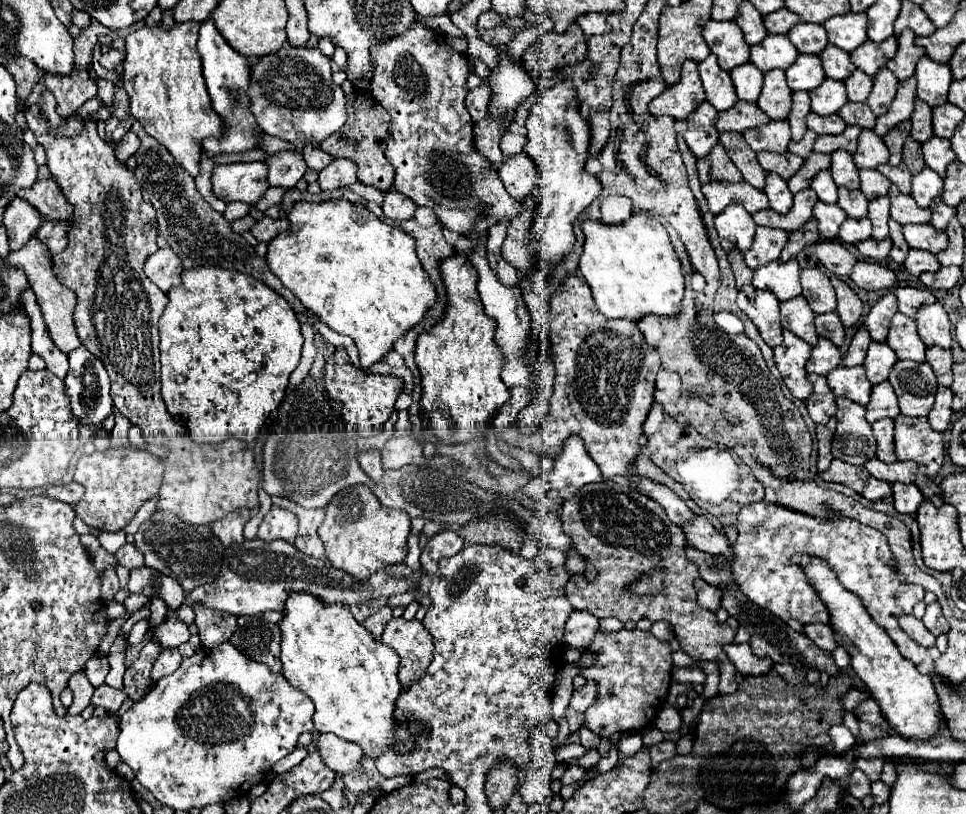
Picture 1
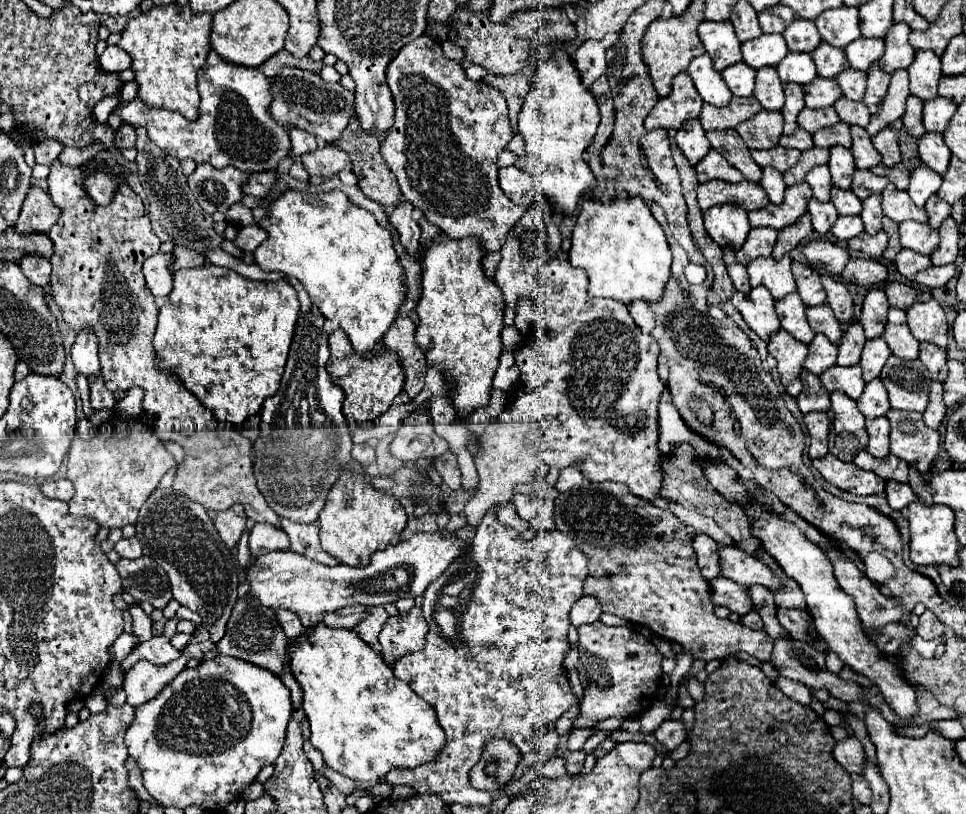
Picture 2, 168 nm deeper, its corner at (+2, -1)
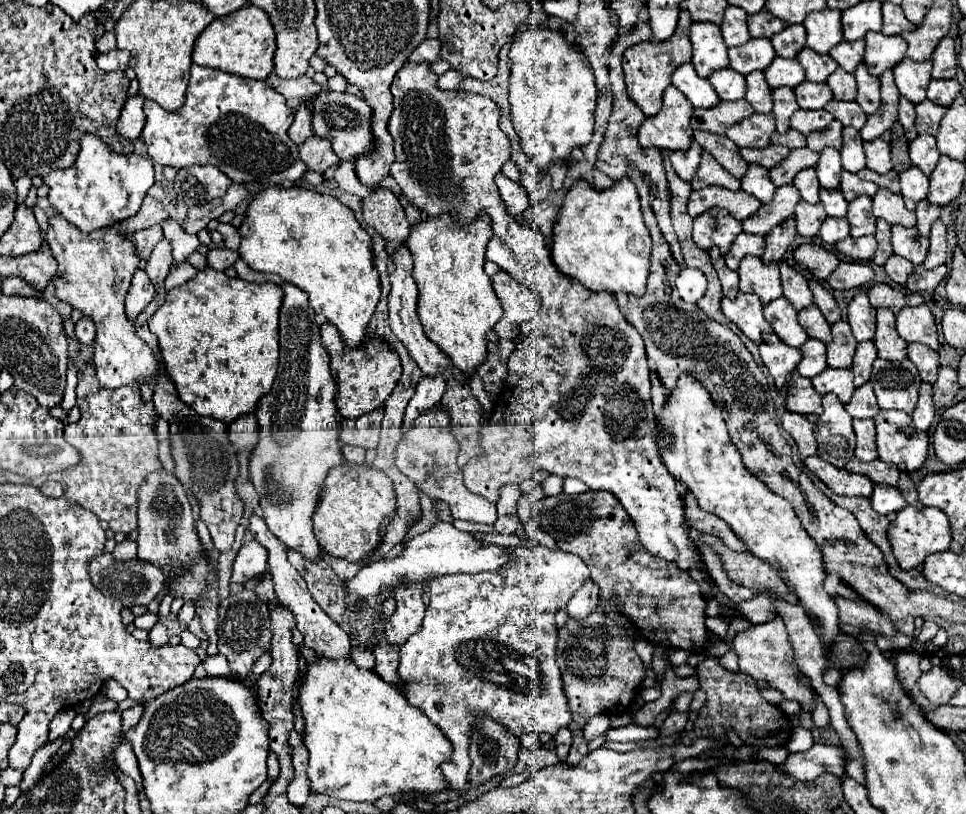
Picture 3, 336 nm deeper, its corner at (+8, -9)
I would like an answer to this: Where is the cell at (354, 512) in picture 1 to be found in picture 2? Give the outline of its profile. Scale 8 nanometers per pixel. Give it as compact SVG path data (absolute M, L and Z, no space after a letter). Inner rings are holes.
M342 472L328 494L318 524L322 548L330 556L348 566L368 566L372 552L400 542L400 532L406 526L406 512L396 498L376 492L362 474Z

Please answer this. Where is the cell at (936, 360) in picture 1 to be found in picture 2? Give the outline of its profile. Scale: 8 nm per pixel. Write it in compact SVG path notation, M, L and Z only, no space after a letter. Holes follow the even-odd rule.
M922 342L920 344L920 360L928 368L932 380L936 380L936 382L944 382L946 380L946 376L948 376L948 370L946 370L946 350L938 348L936 344Z

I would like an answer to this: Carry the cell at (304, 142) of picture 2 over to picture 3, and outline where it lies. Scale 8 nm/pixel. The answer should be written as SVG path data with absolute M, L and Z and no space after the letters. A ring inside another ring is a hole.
M302 102L298 106L298 112L296 112L296 118L294 118L294 124L290 126L288 134L290 138L300 146L302 140L308 140L314 132L312 132L312 114L314 114L314 108L310 108L308 102Z

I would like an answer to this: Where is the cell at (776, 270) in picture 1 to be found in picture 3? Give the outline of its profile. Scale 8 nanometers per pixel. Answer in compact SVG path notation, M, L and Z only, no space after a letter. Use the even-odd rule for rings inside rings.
M744 256L738 268L740 292L754 292L762 304L768 304L782 296L778 264L764 264L758 256Z

